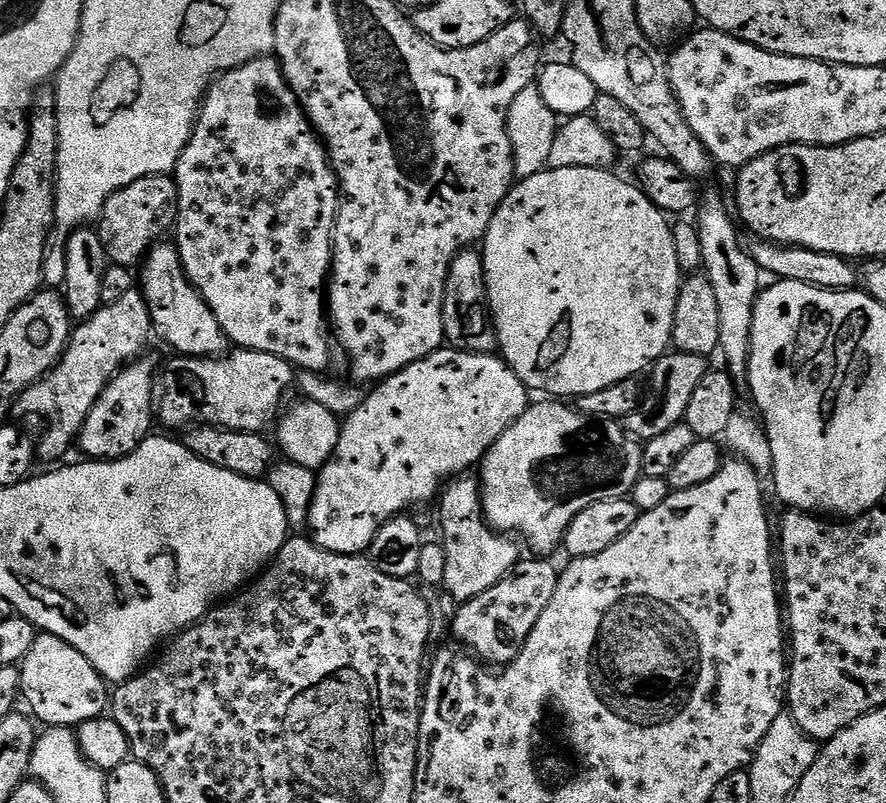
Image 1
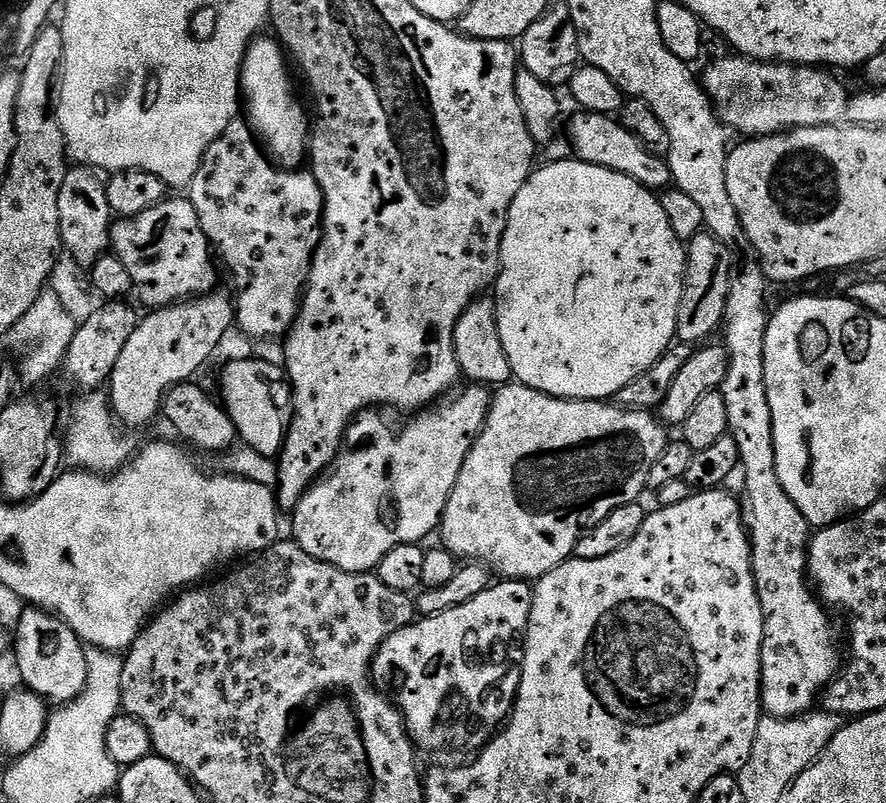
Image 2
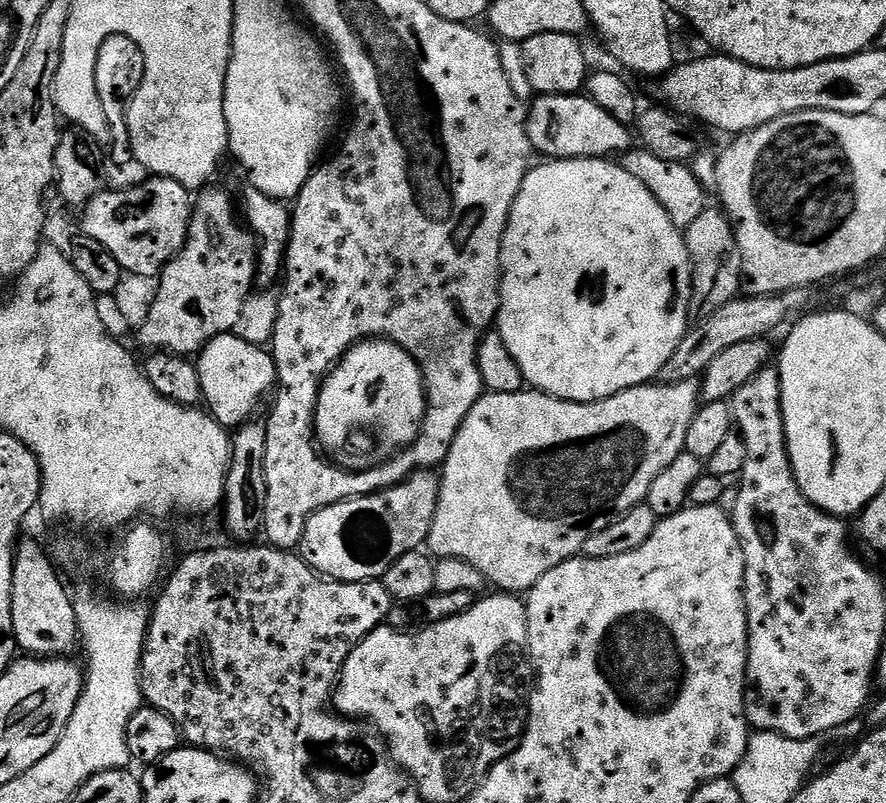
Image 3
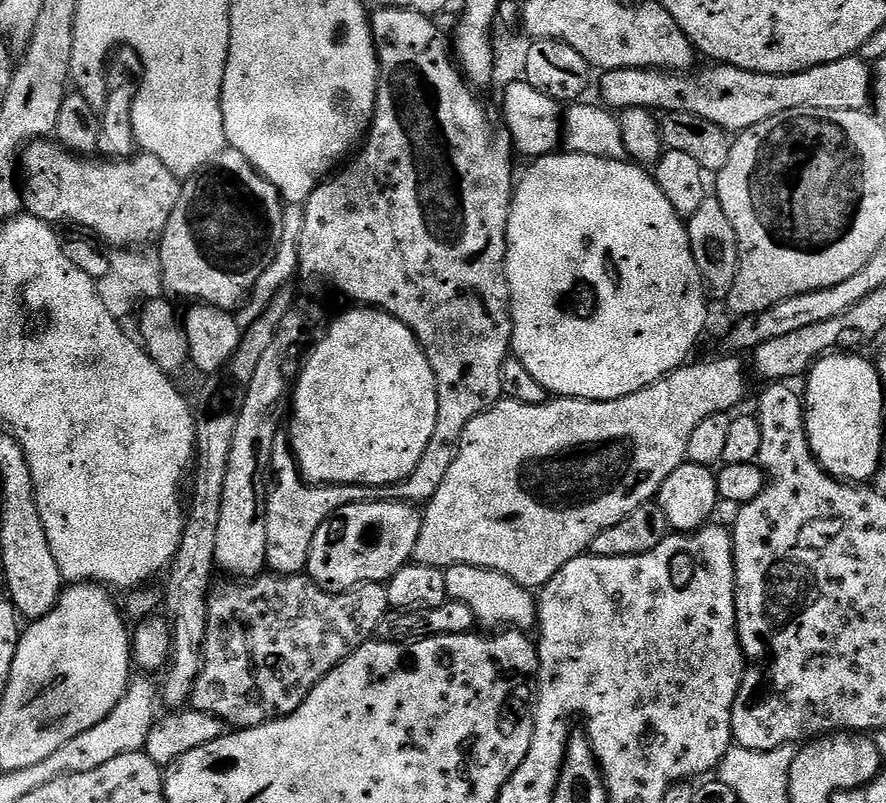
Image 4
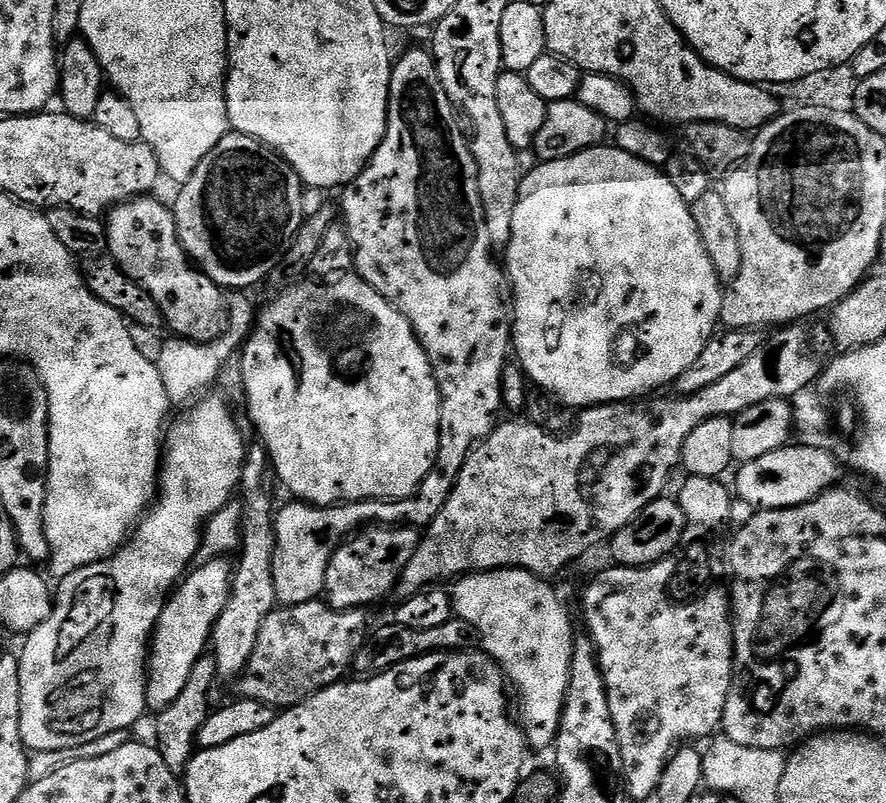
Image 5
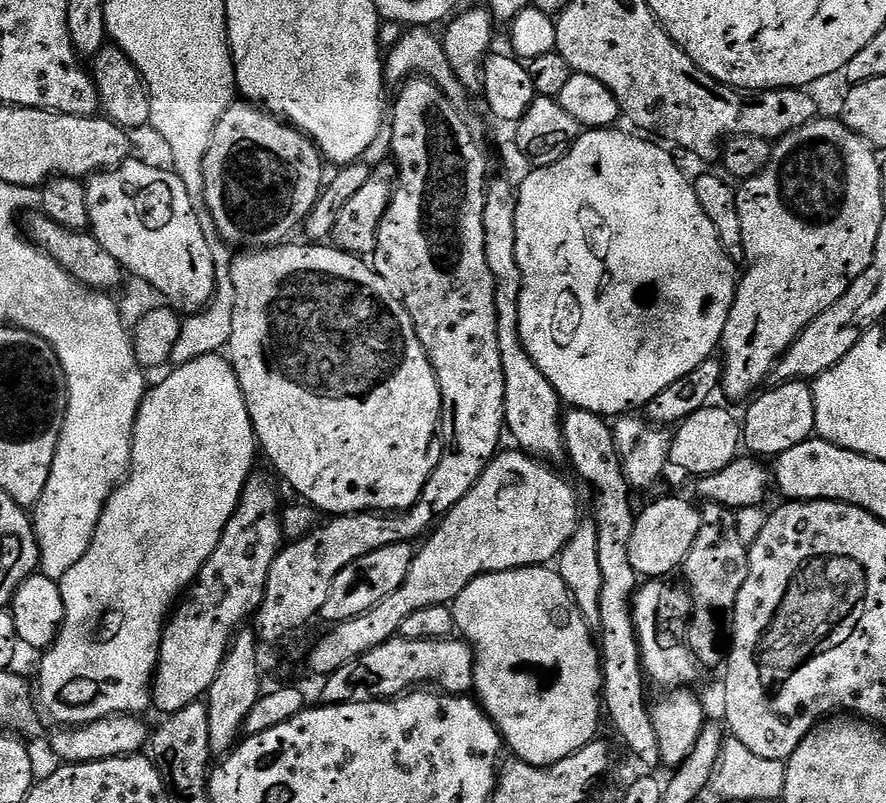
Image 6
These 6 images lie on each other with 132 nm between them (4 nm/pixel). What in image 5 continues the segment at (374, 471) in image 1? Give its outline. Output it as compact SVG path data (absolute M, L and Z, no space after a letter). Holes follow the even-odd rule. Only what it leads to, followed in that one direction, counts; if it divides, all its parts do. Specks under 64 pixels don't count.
M368 526L345 539L345 544L337 543L326 570L323 595L327 603L334 608L364 608L391 593L420 538L417 529L407 526Z

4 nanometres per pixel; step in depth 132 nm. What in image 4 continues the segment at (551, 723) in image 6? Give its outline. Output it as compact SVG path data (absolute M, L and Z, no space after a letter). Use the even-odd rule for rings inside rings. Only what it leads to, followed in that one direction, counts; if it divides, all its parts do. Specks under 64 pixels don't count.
M455 564L453 568L444 569L444 577L449 600L457 600L470 606L470 610L474 610L476 623L481 629L529 630L528 628L537 627L537 597L506 574L498 574L494 570L475 568L465 564Z

